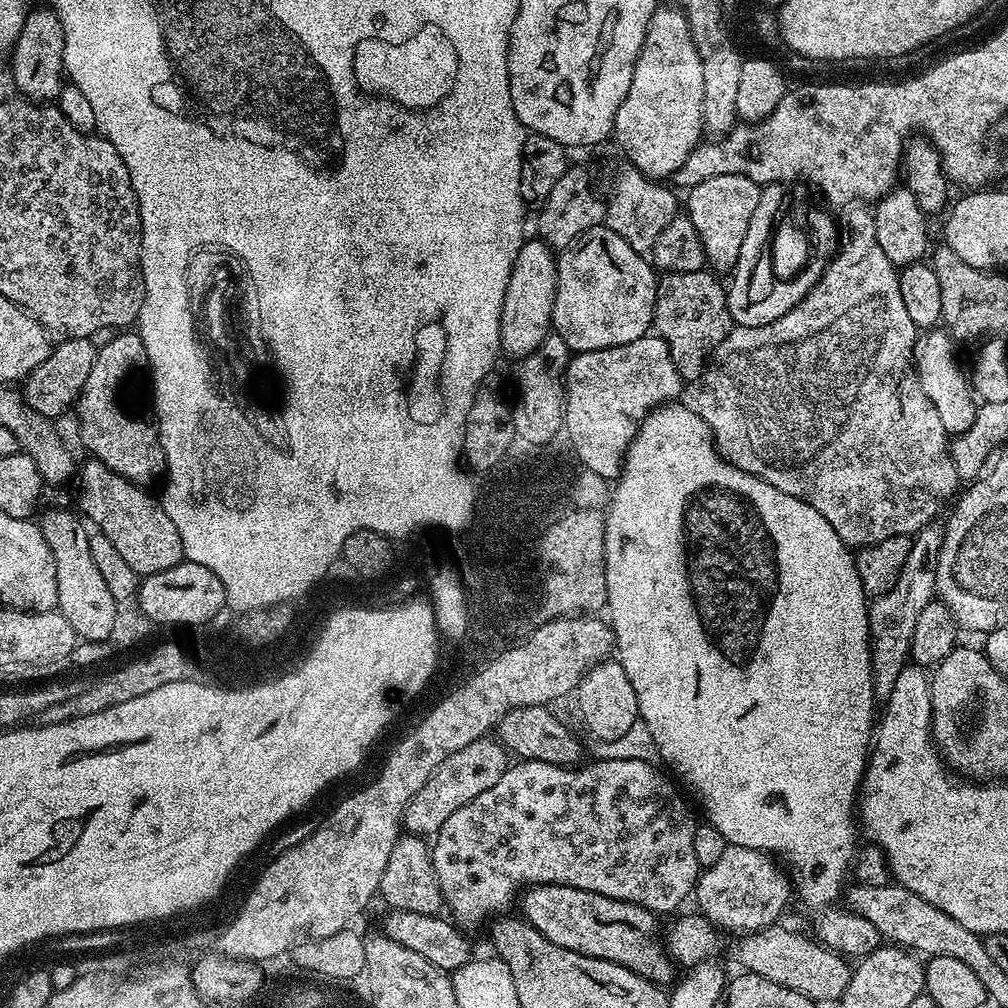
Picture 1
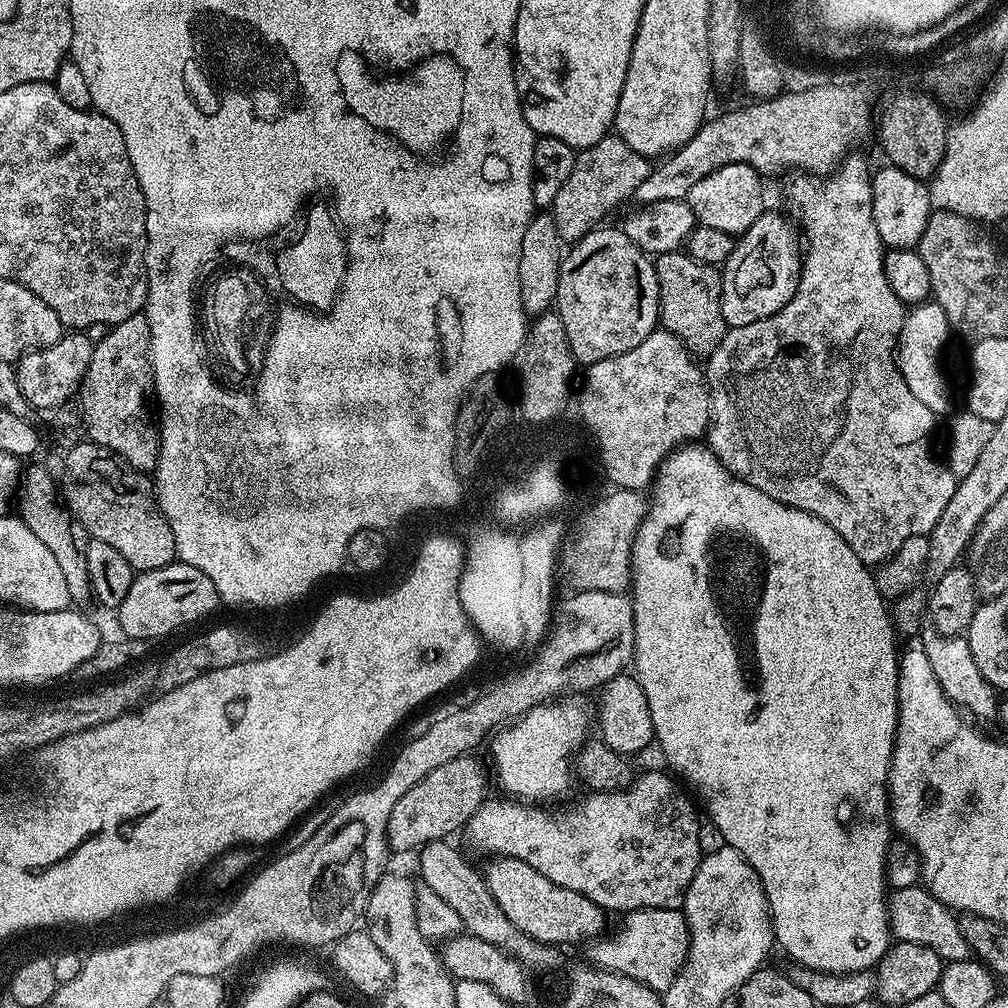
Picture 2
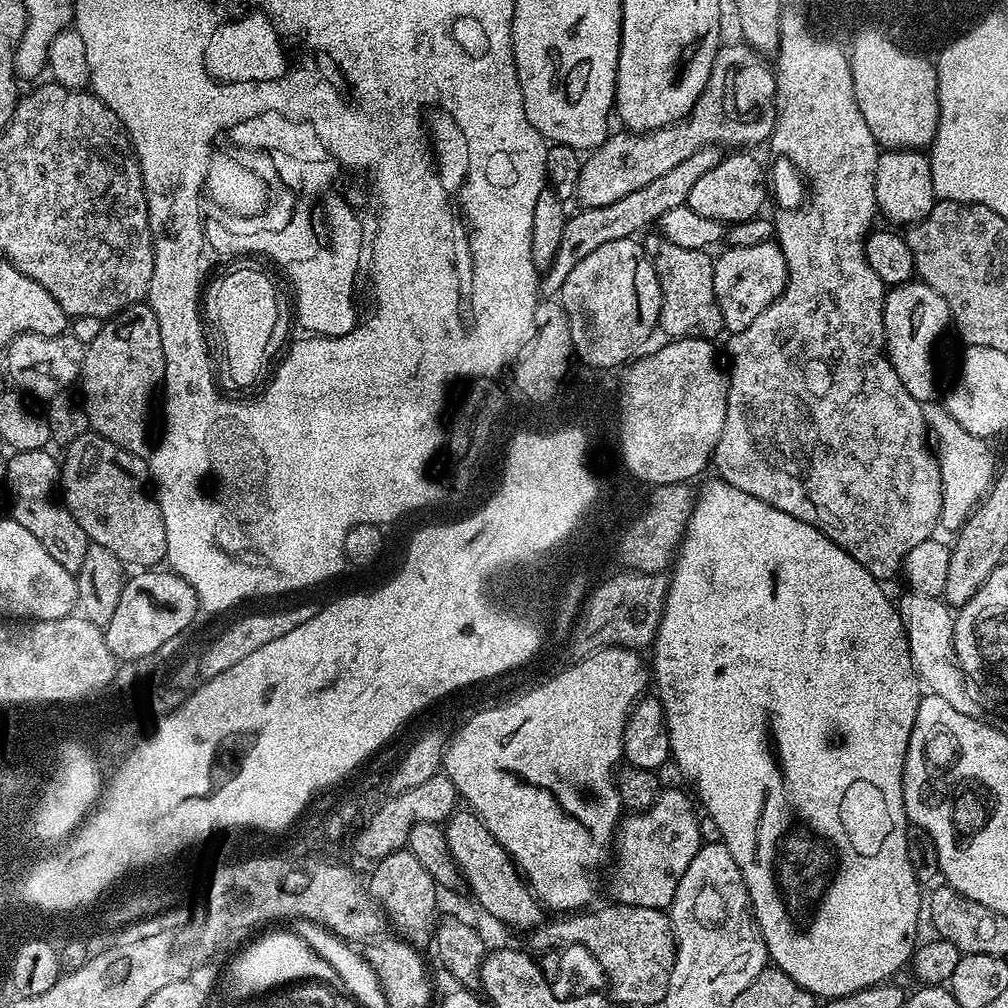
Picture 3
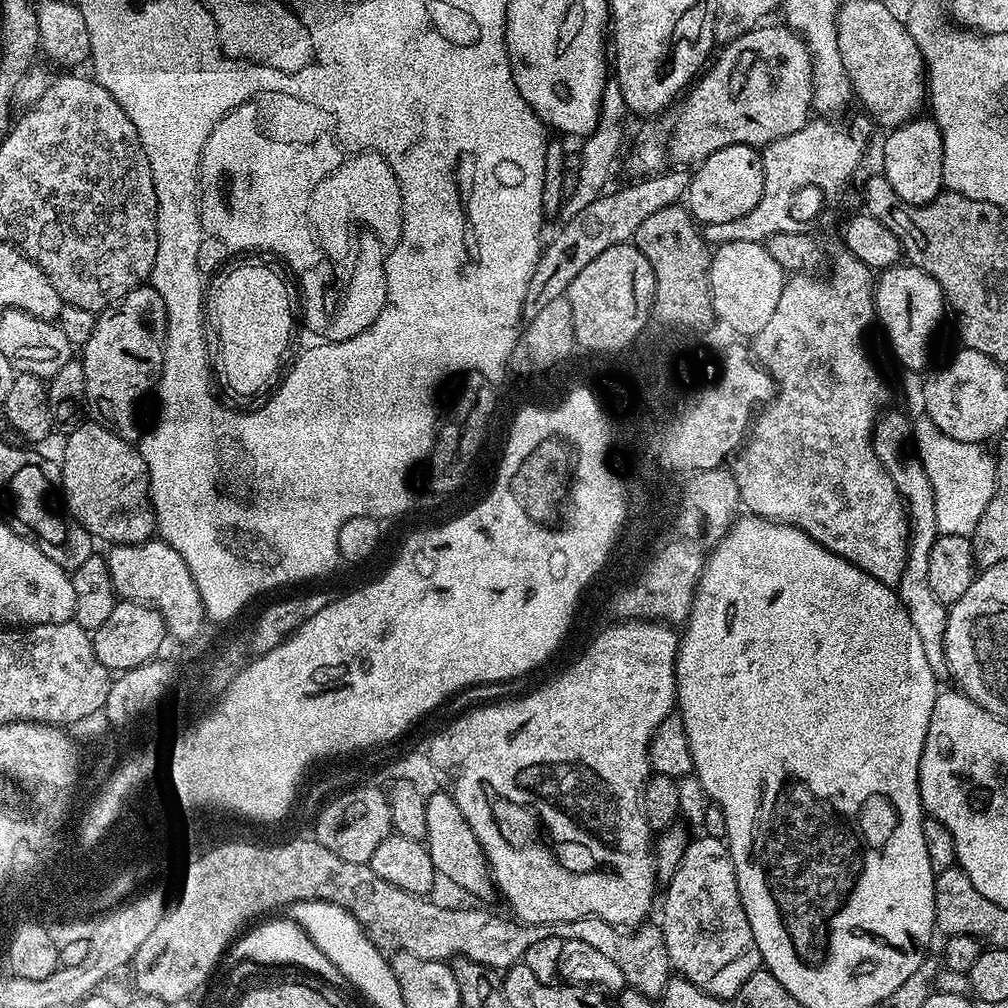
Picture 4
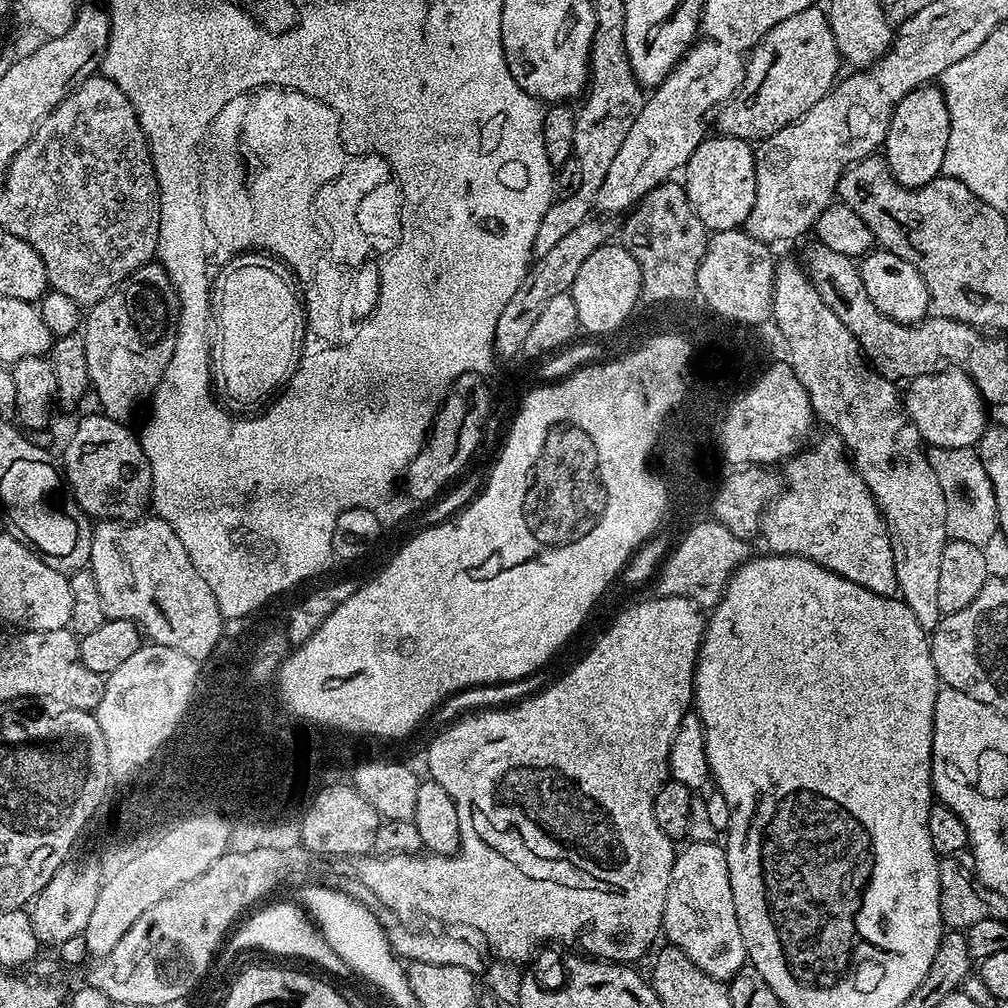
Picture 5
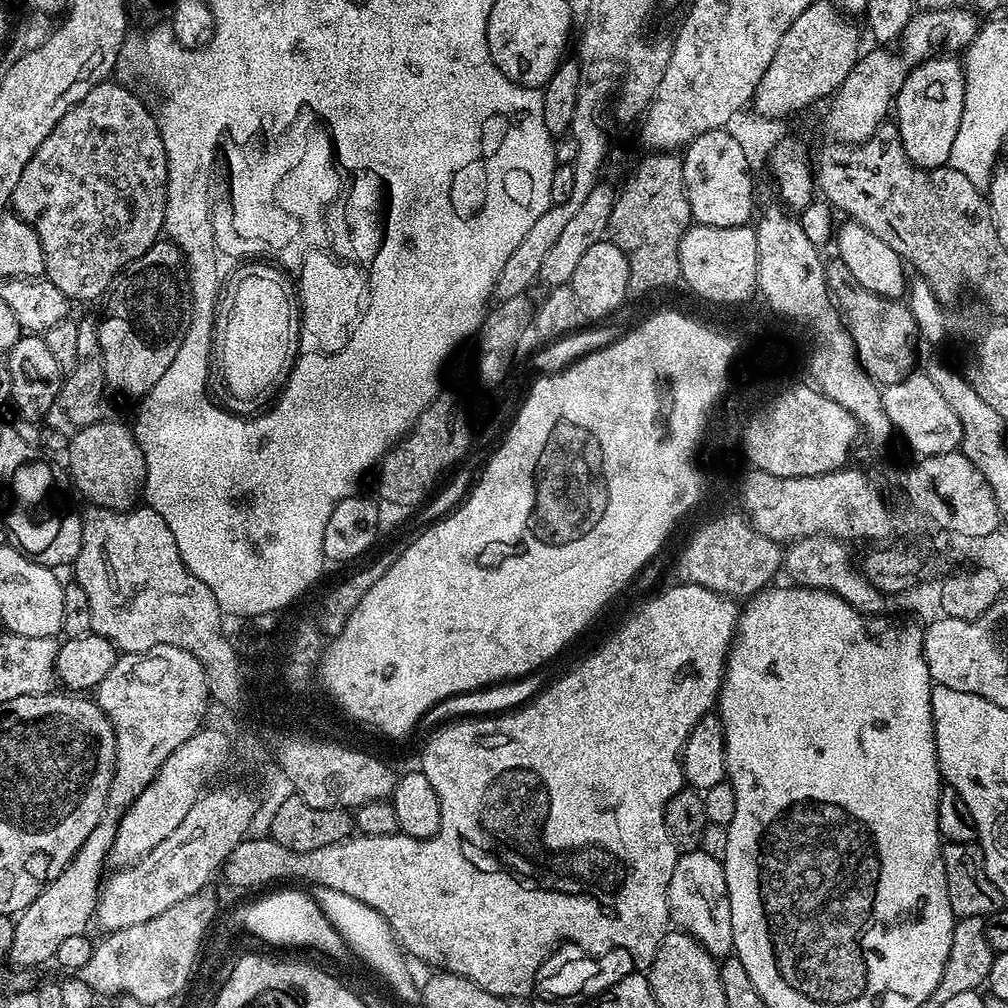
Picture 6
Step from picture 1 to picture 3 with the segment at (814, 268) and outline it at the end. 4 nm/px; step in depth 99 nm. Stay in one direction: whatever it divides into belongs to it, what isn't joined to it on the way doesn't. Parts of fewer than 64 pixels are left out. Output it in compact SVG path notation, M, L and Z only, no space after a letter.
M769 242L758 246L723 249L724 253L714 260L714 294L722 310L724 327L729 333L741 332L780 299L788 281L788 267L779 243Z

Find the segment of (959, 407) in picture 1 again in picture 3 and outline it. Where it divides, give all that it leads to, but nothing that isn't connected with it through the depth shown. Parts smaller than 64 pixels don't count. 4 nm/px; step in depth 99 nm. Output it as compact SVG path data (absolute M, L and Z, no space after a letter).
M909 282L895 285L884 297L884 342L888 354L888 360L894 366L894 374L906 386L906 390L915 400L935 401L936 395L936 368L932 365L932 347L936 339L944 332L944 327L949 327L950 317L948 307L942 298L928 284L923 282Z

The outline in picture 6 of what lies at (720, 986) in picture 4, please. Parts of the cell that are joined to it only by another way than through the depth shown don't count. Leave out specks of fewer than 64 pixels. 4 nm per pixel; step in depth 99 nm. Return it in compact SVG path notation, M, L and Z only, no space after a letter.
M699 850L680 852L668 891L668 914L681 932L689 932L709 954L727 958L734 952L734 926L730 922L730 898L721 861Z

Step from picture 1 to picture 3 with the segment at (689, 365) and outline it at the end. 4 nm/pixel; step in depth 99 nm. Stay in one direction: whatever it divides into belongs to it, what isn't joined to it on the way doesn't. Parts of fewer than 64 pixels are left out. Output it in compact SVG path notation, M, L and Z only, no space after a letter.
M659 234L647 236L643 237L642 247L660 283L659 331L664 331L668 338L715 341L716 335L723 333L725 327L722 310L714 294L713 257L704 250L686 250L682 246L674 246L674 242Z

